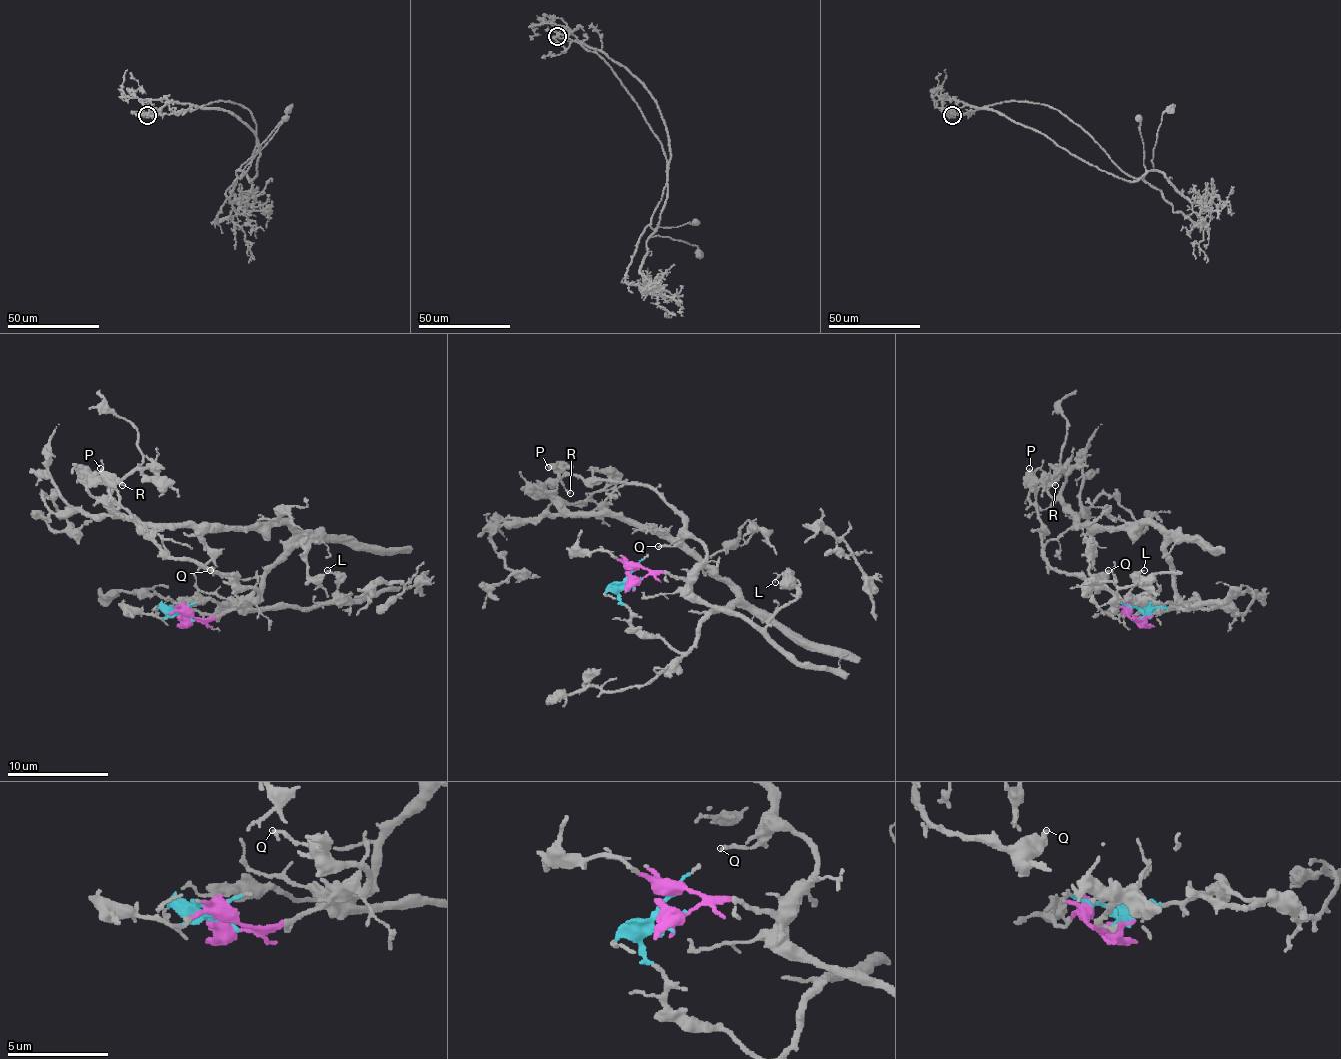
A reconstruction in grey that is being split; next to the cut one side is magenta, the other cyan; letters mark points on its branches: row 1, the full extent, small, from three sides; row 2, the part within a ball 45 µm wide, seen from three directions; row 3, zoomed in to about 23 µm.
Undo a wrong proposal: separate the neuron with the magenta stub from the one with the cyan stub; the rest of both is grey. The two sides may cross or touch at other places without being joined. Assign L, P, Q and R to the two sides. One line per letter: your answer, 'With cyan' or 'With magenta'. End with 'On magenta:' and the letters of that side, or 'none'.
L: With magenta
P: With magenta
Q: With magenta
R: With magenta
On magenta: L, P, Q, R

